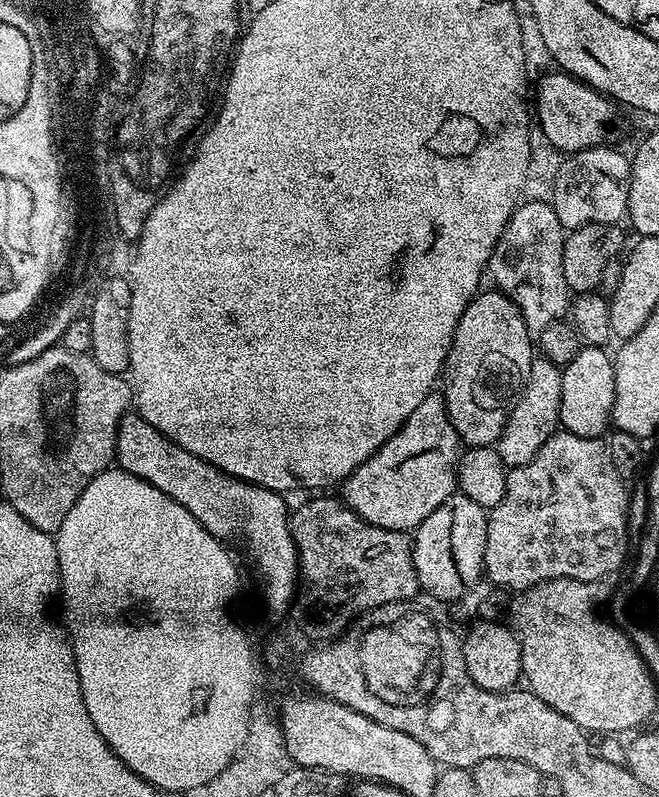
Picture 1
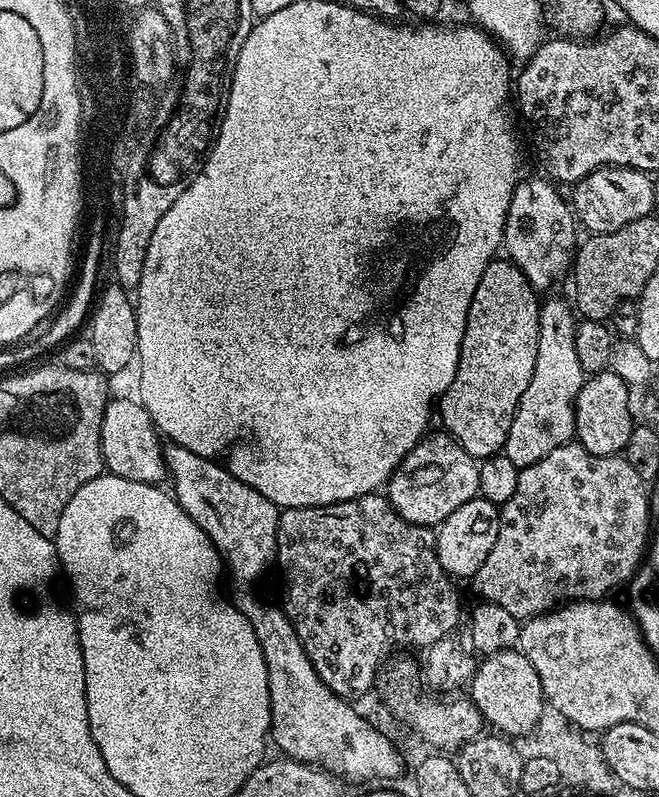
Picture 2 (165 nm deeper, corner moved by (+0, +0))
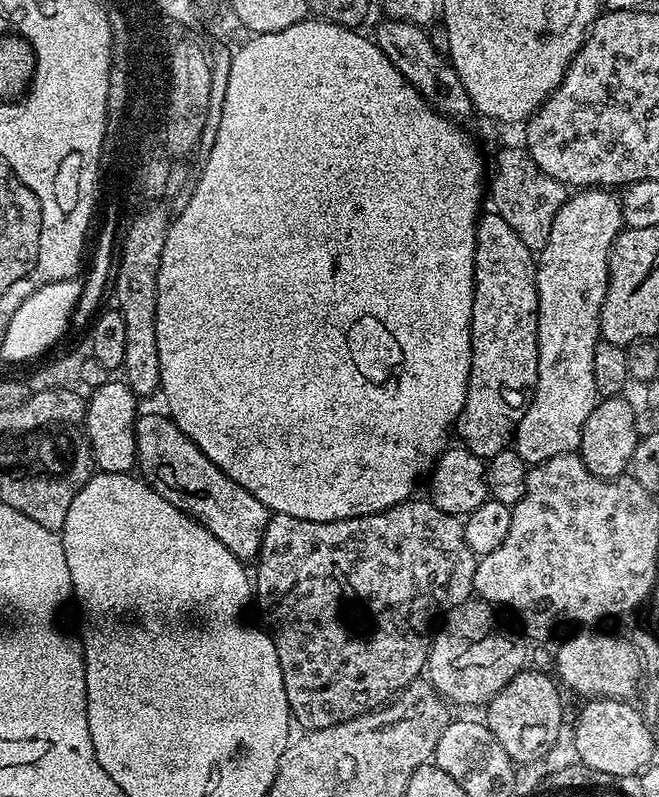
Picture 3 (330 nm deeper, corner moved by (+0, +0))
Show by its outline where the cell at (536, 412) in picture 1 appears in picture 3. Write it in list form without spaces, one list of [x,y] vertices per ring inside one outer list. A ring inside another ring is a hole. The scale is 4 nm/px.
[[[585,187],[583,190],[576,190],[569,195],[563,206],[554,214],[554,222],[550,226],[550,238],[544,248],[539,249],[536,261],[536,285],[538,286],[538,378],[536,388],[532,392],[532,399],[528,402],[528,408],[521,416],[516,426],[514,447],[516,453],[530,466],[546,462],[550,458],[558,458],[567,452],[576,452],[580,447],[582,438],[582,426],[586,418],[596,408],[598,393],[594,382],[594,350],[596,345],[601,343],[600,338],[600,307],[606,298],[606,286],[608,285],[608,251],[612,249],[612,243],[616,241],[616,235],[625,227],[624,215],[620,209],[620,196],[615,191],[602,187]]]

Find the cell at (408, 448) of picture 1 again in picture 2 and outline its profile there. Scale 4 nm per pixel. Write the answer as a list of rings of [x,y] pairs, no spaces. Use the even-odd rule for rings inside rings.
[[[448,434],[442,436],[425,435],[402,458],[402,462],[392,471],[386,485],[388,501],[392,509],[408,522],[438,526],[458,506],[466,506],[466,502],[477,499],[480,491],[478,460],[472,457],[462,446]]]

